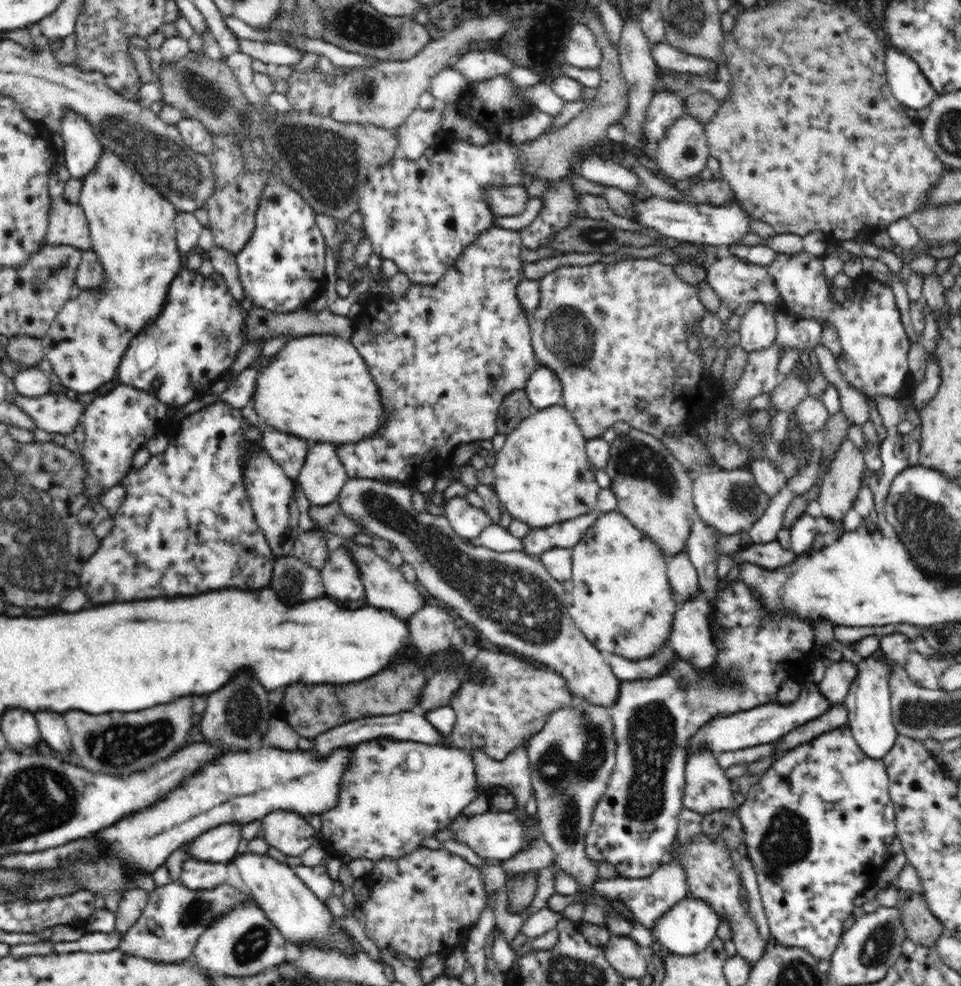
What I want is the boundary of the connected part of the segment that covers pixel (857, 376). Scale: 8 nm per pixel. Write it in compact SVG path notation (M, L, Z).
M804 250L796 254L777 253L776 258L772 258L767 266L768 274L773 278L779 301L785 304L788 310L798 316L798 318L815 318L822 325L828 322L842 343L842 355L836 359L836 365L844 377L844 381L854 389L860 391L862 395L871 398L874 403L878 403L882 396L897 399L898 394L909 384L910 374L908 367L908 352L913 346L904 331L904 324L900 319L900 310L896 307L896 300L893 298L892 288L888 283L881 281L868 282L868 284L858 284L856 294L846 298L839 304L830 293L828 279L824 276L823 259L810 254Z

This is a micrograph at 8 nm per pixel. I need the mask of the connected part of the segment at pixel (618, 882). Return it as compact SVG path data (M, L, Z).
M667 855L660 868L656 869L650 876L641 878L610 878L611 880L600 881L596 878L593 885L593 893L610 899L619 900L619 903L630 909L636 920L646 928L654 928L656 920L662 918L674 904L685 899L694 899L693 893L687 884L686 873L682 870L677 858Z

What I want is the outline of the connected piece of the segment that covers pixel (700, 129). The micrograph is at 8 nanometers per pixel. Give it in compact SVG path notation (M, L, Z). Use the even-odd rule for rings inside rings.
M685 114L666 130L666 135L662 140L658 140L657 150L655 151L656 164L658 170L673 178L675 181L686 180L700 174L706 168L706 162L711 157L705 135L705 125L698 122L693 116Z

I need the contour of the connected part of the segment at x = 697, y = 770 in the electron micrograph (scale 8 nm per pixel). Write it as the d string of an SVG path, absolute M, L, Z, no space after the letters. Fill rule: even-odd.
M696 751L688 759L682 796L686 815L704 817L734 806L731 780L724 775L716 758L712 751Z

